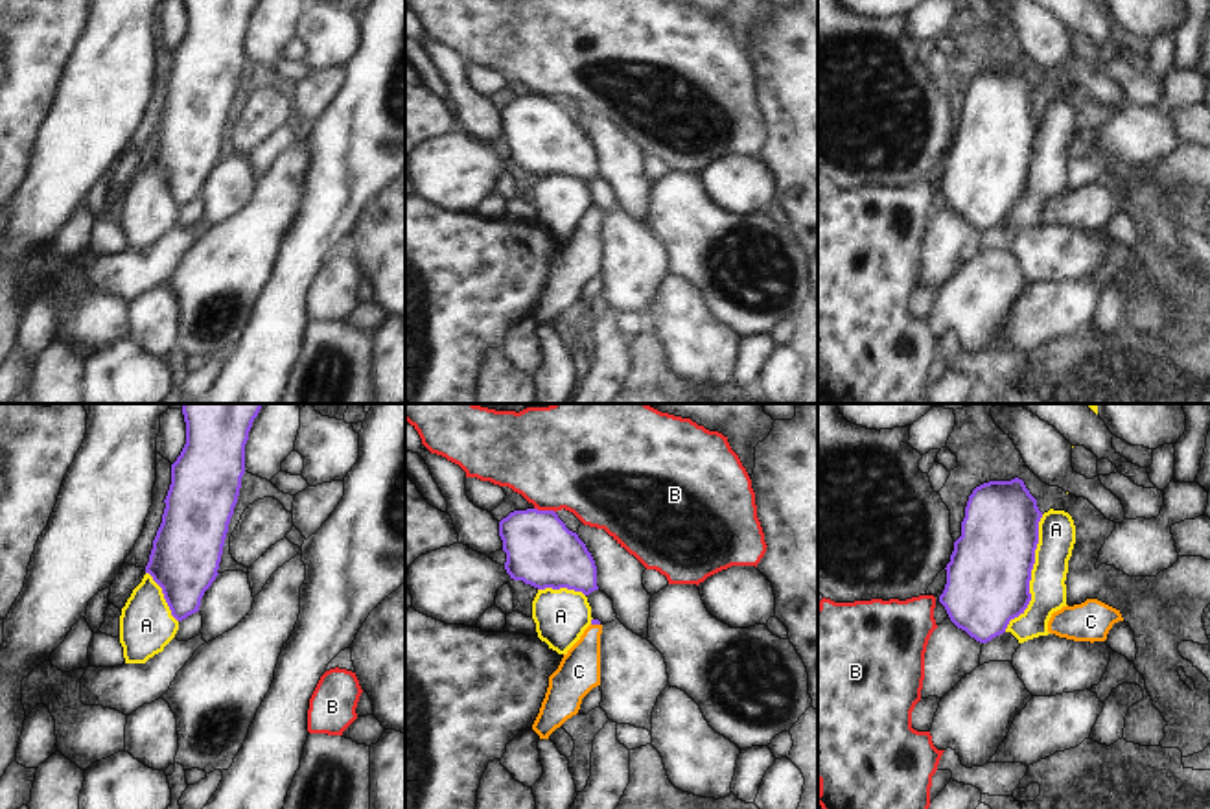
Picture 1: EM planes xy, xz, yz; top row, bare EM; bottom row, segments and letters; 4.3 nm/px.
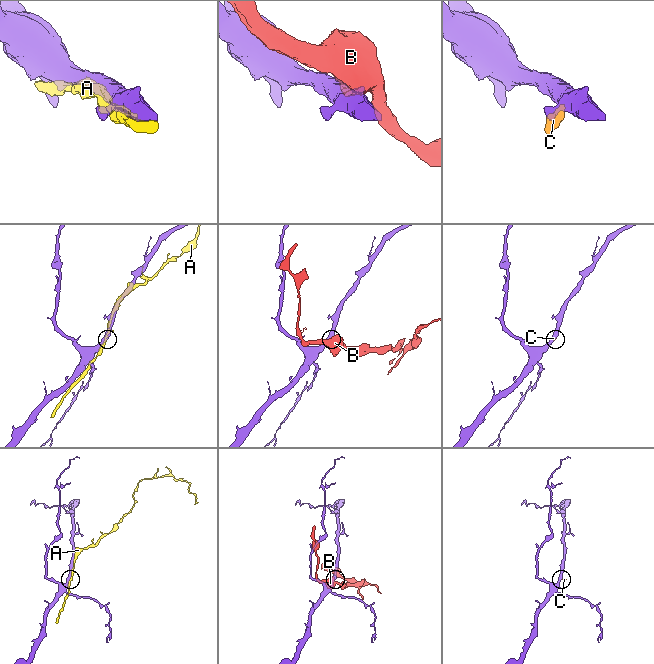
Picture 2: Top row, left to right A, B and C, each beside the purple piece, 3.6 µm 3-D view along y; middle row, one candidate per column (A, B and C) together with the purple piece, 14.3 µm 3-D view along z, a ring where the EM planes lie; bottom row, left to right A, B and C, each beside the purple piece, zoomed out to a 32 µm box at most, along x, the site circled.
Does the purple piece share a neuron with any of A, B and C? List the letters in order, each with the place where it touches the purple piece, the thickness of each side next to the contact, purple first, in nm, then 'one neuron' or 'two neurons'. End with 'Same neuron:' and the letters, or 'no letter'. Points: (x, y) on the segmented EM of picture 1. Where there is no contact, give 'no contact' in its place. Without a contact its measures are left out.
A: yz (1030, 574) | 360/160 nm | two neurons
B: xz (546, 511) | 300/460 nm | two neurons
C: xz (595, 623) | 30/190 nm | one neuron
Same neuron: C

